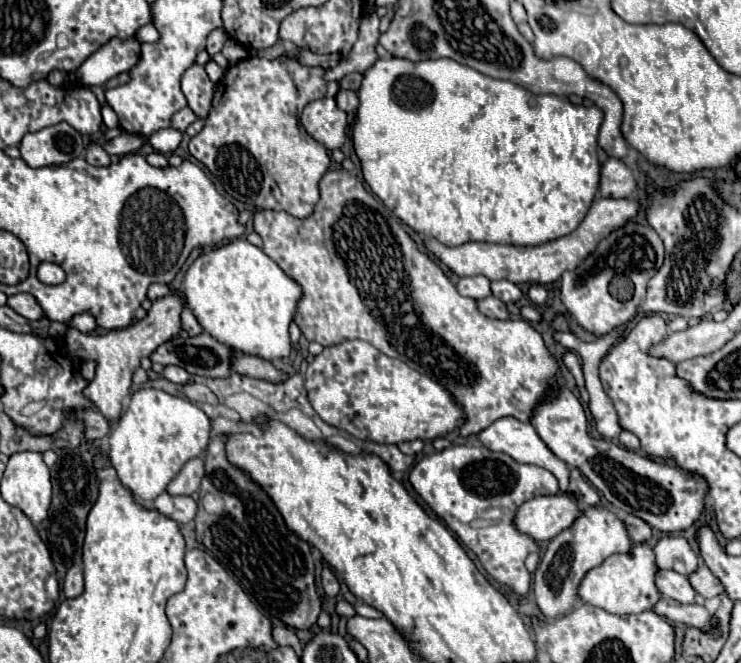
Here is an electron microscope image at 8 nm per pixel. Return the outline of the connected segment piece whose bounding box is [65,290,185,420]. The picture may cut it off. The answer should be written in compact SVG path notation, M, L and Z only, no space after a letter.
M169 290L169 294L165 294L163 298L153 300L153 306L143 320L123 330L111 330L105 336L89 336L89 334L79 332L73 326L67 326L67 332L65 332L67 350L81 360L93 358L97 362L95 378L87 386L87 398L103 412L103 416L107 416L107 420L115 420L119 416L121 402L129 394L129 388L131 388L131 374L139 368L139 360L143 356L149 356L157 346L161 346L163 342L171 340L173 336L181 332L183 308L185 308L183 294L177 290Z

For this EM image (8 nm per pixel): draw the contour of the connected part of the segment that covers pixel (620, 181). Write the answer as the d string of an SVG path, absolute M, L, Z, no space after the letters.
M609 158L601 166L601 194L603 198L629 198L637 190L633 170L619 158Z

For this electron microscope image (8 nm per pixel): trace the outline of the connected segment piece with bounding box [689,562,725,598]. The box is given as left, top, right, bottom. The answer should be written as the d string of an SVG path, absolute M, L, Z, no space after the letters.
M701 562L699 568L689 576L689 582L691 582L691 586L697 590L697 594L703 596L703 598L713 598L713 596L719 596L719 594L725 592L721 580L719 580L703 562Z

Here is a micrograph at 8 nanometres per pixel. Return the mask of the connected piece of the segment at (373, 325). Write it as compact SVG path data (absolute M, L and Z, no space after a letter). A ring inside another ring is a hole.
M343 168L329 170L319 186L321 200L309 218L299 220L275 210L255 210L253 214L255 232L263 238L263 252L303 286L303 300L295 314L303 336L321 346L341 344L343 340L365 340L383 354L399 358L417 372L431 376L465 408L467 420L461 426L461 438L479 434L505 416L529 422L545 390L561 380L557 362L545 348L541 334L525 320L493 320L481 314L477 302L457 292L441 266L417 248L413 238L403 230L401 220L355 174ZM401 264L407 280L407 300L411 302L411 312L405 316L401 316Z

